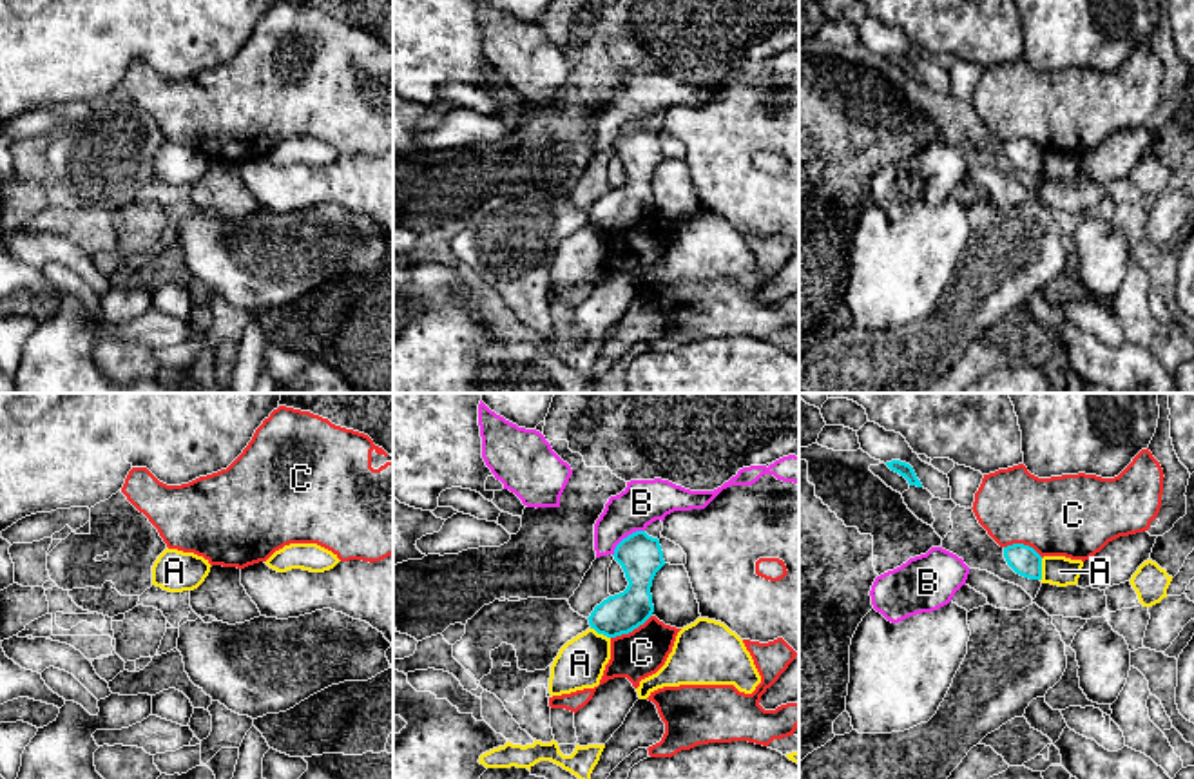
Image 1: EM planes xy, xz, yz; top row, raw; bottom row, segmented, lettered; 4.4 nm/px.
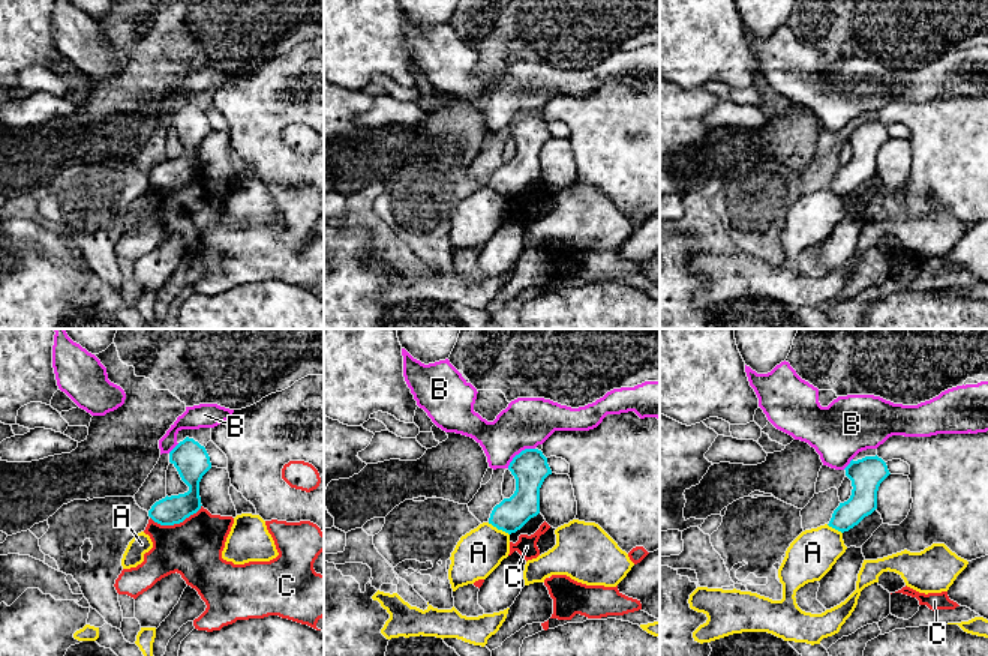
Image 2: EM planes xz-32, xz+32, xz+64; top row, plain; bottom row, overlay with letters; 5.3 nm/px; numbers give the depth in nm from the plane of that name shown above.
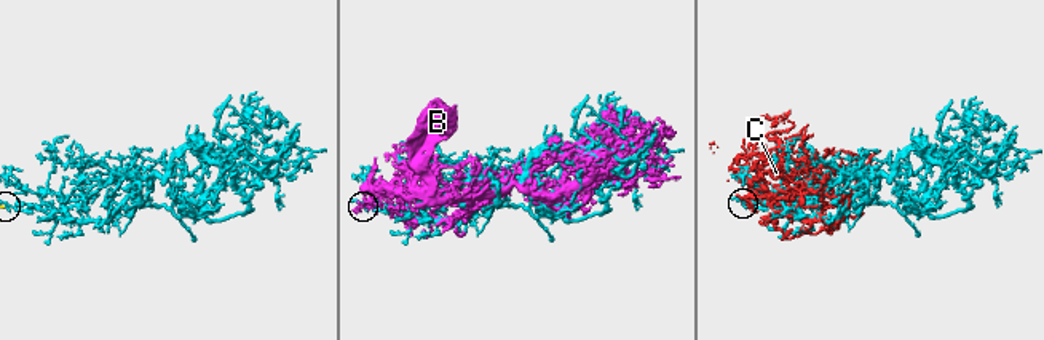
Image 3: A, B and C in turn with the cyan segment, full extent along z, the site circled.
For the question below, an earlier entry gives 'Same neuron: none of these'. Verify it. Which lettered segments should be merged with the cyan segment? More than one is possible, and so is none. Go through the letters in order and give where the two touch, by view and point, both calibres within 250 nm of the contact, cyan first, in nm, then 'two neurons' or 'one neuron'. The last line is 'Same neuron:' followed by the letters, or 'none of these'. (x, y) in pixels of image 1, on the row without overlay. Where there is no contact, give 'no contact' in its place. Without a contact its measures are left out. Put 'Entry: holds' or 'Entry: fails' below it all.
A: yz (1040, 163) | 140/130 nm | two neurons
B: xz (627, 131) | 190/200 nm | two neurons
C: xz (631, 225) | 180/220 nm | two neurons
Same neuron: none of these
Entry: holds

